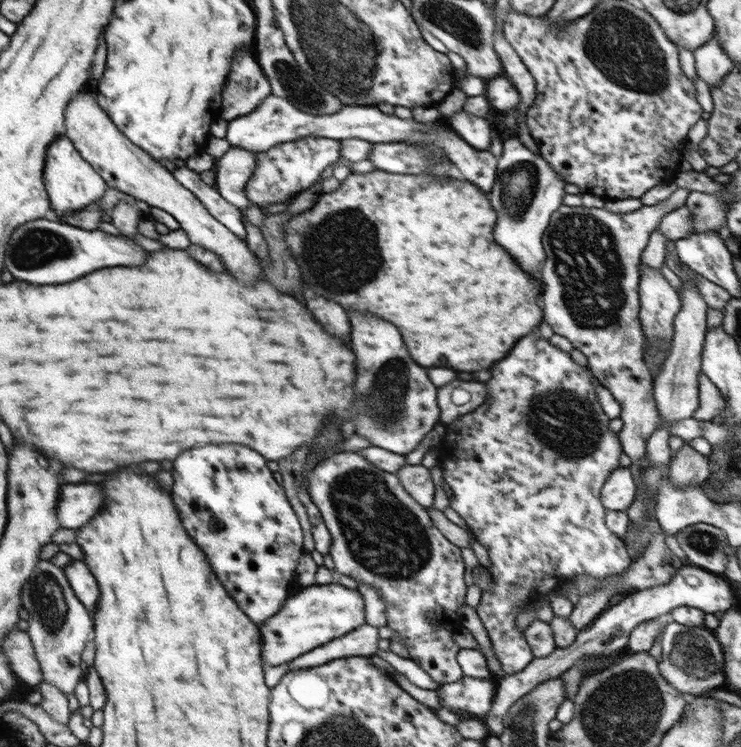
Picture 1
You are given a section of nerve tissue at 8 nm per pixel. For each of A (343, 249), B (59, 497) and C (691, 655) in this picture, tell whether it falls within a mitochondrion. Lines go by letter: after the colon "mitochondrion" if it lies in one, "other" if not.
A: mitochondrion
B: other
C: mitochondrion

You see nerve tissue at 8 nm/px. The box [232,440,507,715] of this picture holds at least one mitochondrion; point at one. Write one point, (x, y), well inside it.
(382, 535)

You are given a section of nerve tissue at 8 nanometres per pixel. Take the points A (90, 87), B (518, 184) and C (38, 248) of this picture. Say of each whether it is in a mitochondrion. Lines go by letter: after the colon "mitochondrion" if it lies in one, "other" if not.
A: other
B: mitochondrion
C: mitochondrion

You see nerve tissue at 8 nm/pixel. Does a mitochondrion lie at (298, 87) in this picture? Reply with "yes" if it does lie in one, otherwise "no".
yes

